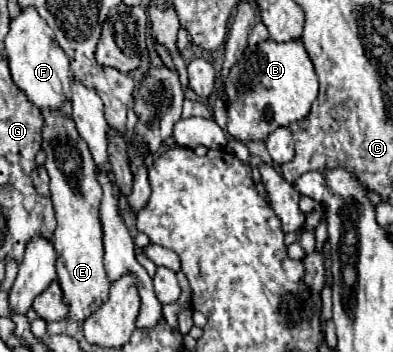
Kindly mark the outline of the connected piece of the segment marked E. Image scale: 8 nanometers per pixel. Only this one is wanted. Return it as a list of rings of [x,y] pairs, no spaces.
[[[42,111],[42,117],[42,151],[46,153],[44,167],[50,175],[50,197],[58,221],[52,237],[58,255],[58,283],[64,291],[64,301],[70,307],[68,315],[84,321],[108,299],[110,287],[102,261],[102,225],[98,217],[102,189],[96,181],[96,163],[92,163],[92,153],[88,151],[84,139],[80,139],[76,123],[62,111]]]

